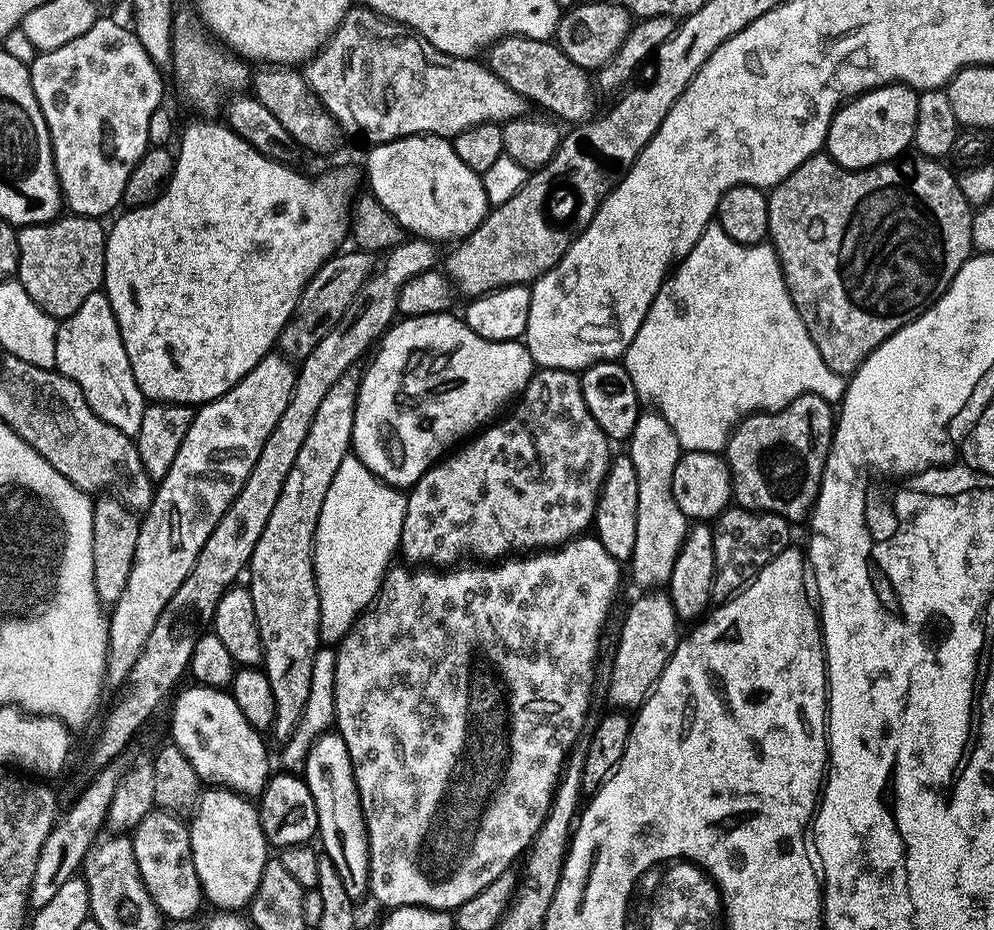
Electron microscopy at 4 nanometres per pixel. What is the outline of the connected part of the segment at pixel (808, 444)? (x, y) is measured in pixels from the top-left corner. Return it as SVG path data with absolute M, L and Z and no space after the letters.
M799 396L792 405L780 412L757 414L740 423L726 449L728 469L732 472L732 494L735 503L746 510L778 514L793 526L799 526L803 520L805 523L816 511L826 466L832 453L832 438L836 435L837 423L838 416L833 405L820 396Z

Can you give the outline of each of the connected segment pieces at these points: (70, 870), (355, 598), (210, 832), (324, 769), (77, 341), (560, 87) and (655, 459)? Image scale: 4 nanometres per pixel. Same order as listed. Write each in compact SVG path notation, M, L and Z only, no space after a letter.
M117 762L109 768L101 768L96 777L88 784L88 789L81 794L76 805L65 816L60 825L53 828L50 838L46 838L46 846L42 846L42 854L36 860L36 872L32 875L32 891L30 904L33 909L45 908L52 899L83 869L88 852L101 839L104 824L109 823L108 811L112 808L114 794L118 794L118 786L124 780L125 765Z
M350 454L344 459L342 466L338 469L338 474L334 478L334 486L330 486L330 494L326 494L326 506L322 506L322 518L318 522L318 530L316 531L316 581L318 582L318 590L320 591L320 639L325 645L339 645L340 641L344 640L350 634L350 630L356 624L357 620L375 604L376 598L380 594L380 587L384 584L384 579L388 577L390 565L393 563L391 560L395 556L398 556L400 552L402 530L406 522L407 509L408 496L403 491L389 488L388 485L381 482L355 454Z
M212 786L201 795L190 827L194 866L198 870L200 885L204 887L207 903L228 914L247 909L258 894L270 859L270 845L263 832L259 807L247 796L228 788Z
M329 730L318 737L302 769L302 779L308 784L318 810L318 840L324 843L323 855L329 856L342 874L342 886L353 898L367 897L372 883L370 842L368 827L364 821L362 802L358 794L358 782L354 778L354 762L350 758L350 746L339 731Z
M103 291L86 298L82 310L57 327L55 371L82 386L86 402L90 402L102 422L114 426L114 430L122 430L127 436L139 436L146 401L134 378L134 366L130 366L130 354L126 354L118 318Z
M505 36L491 45L488 54L488 71L510 86L510 90L524 97L525 101L532 103L533 100L538 107L553 112L548 114L557 121L569 120L569 125L579 126L593 119L596 100L592 97L589 73L570 61L555 43L525 36Z
M655 410L643 413L634 426L634 434L630 441L630 455L634 462L634 470L638 470L638 542L634 546L634 558L630 565L632 580L640 590L660 590L668 585L674 574L674 562L678 562L678 556L682 554L682 546L688 537L690 522L686 514L678 506L674 498L674 470L678 470L678 462L682 455L682 449L678 442L678 434L670 428L670 422L662 418Z

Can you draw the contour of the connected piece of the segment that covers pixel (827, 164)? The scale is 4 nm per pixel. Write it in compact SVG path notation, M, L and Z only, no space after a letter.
M827 154L811 156L801 168L794 170L790 178L771 189L768 205L770 206L770 244L775 248L776 255L780 257L780 267L784 270L784 281L788 283L788 292L792 295L794 306L806 322L806 330L818 346L818 354L834 370L836 376L851 378L894 334L898 334L907 324L912 324L917 318L929 312L937 302L948 293L949 286L958 278L962 266L968 263L974 255L972 246L972 217L974 209L966 202L960 189L957 175L952 174L953 169L947 163L927 158L916 160L901 159L899 162L880 164L877 168L867 168L861 172L849 172L840 164L835 164L832 157Z

